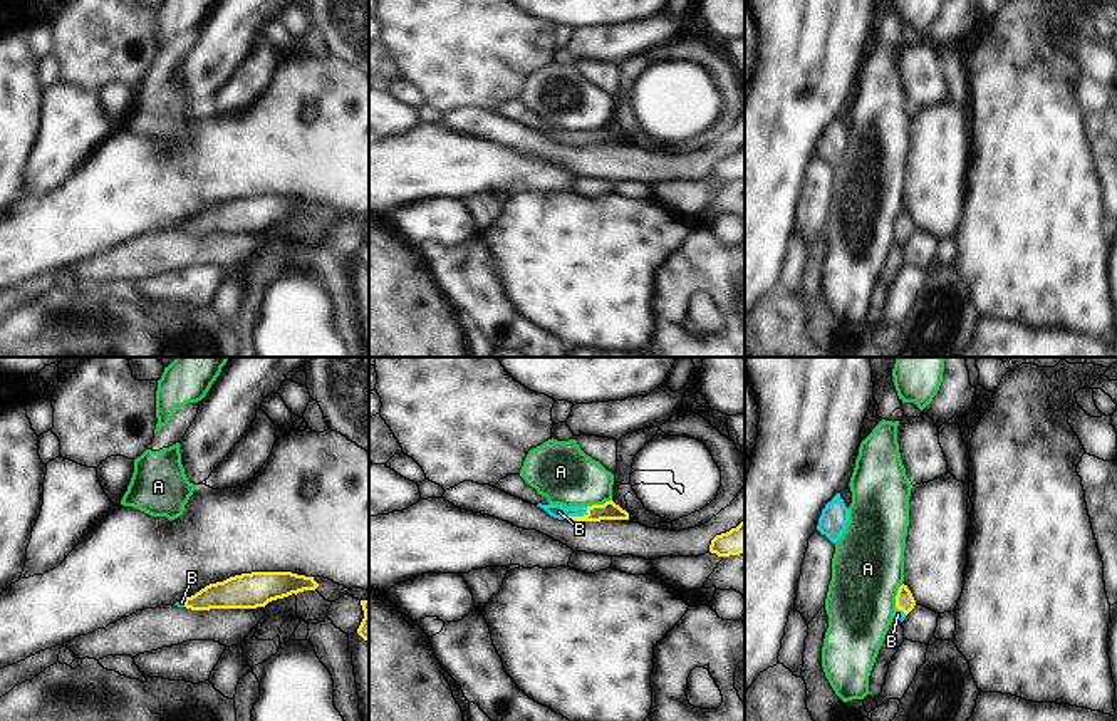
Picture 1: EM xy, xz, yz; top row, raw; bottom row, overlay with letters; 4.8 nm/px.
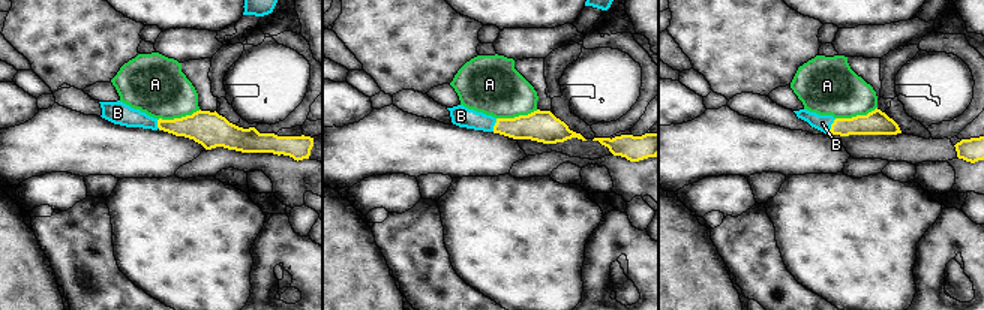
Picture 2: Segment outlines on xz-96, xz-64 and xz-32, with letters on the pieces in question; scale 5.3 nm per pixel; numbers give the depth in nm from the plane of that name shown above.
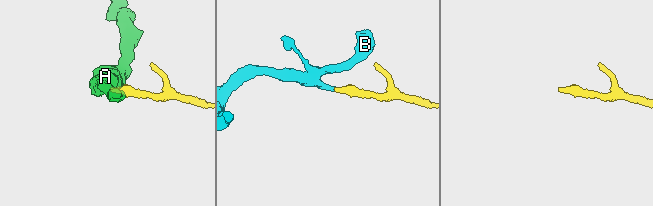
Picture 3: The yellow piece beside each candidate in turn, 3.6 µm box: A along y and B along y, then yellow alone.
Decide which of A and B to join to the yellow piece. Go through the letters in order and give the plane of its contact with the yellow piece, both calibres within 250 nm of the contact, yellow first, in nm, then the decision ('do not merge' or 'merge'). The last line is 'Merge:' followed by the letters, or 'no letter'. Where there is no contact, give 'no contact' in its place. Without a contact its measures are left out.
A: xz | 90/280 nm | do not merge
B: xz | 90/70 nm | merge
Merge: B

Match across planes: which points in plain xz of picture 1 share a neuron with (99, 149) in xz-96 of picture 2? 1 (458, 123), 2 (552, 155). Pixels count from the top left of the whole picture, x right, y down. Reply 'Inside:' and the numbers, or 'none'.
Inside: none

